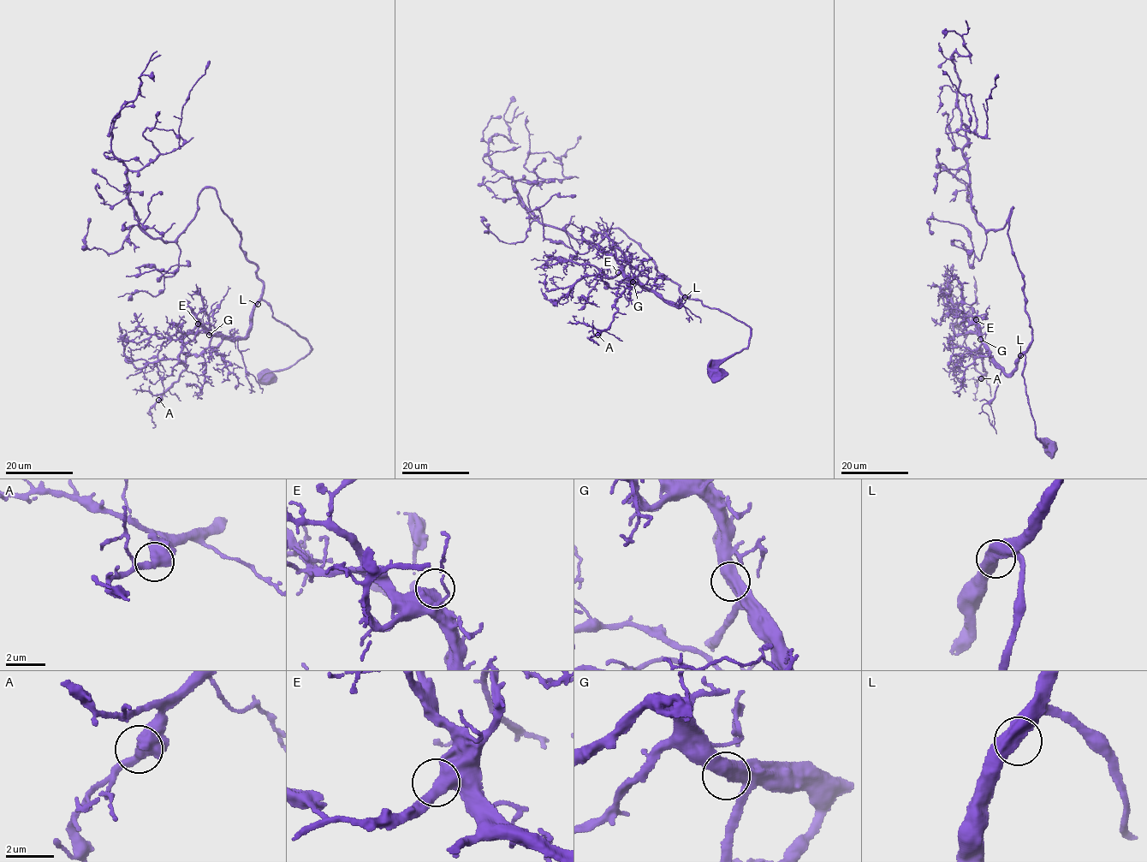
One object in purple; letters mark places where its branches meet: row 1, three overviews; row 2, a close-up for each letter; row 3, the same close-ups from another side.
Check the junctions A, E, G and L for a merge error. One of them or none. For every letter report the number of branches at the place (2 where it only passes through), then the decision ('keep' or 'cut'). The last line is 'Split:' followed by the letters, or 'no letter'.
A: 2 branches meet; keep
E: 2 branches meet; keep
G: 2 branches meet; keep
L: 2 branches meet; keep
Split: no letter

